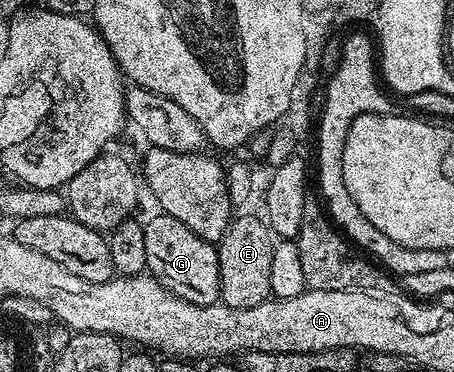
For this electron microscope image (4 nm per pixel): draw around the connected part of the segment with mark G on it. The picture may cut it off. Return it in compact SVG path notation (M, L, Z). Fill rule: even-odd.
M164 213L144 220L143 245L147 253L147 271L171 293L195 305L211 305L221 298L221 274L216 246L199 237L183 221Z

